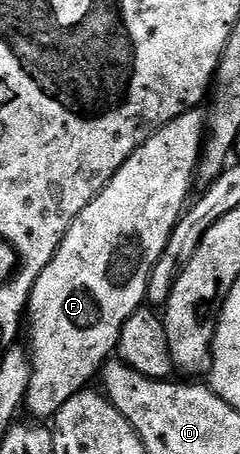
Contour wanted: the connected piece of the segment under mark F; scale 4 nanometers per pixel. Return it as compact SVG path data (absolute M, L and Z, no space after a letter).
M190 108L175 120L171 120L161 127L160 130L150 134L149 139L119 167L113 179L93 197L91 204L87 204L87 208L83 208L83 212L79 212L79 216L73 221L71 228L65 234L65 238L59 244L51 264L47 264L47 268L43 268L43 276L39 276L39 280L35 280L35 288L31 292L31 300L27 311L27 334L29 330L30 342L28 342L28 345L31 347L33 371L31 372L31 384L27 388L24 401L27 410L29 406L30 412L37 417L34 419L52 419L53 415L59 412L59 408L63 408L63 404L67 404L67 400L71 400L71 396L75 396L79 390L86 389L92 383L89 381L96 374L98 377L99 371L104 367L105 363L114 357L117 341L123 332L123 324L127 324L127 316L131 316L131 312L138 310L146 301L145 293L147 292L147 284L149 283L151 272L155 268L159 256L163 256L163 248L167 248L167 240L171 240L171 232L190 201L189 189L192 188L193 182L195 183L197 178L197 164L201 161L203 139L207 133L206 115L204 113L200 114L199 111L200 109Z

